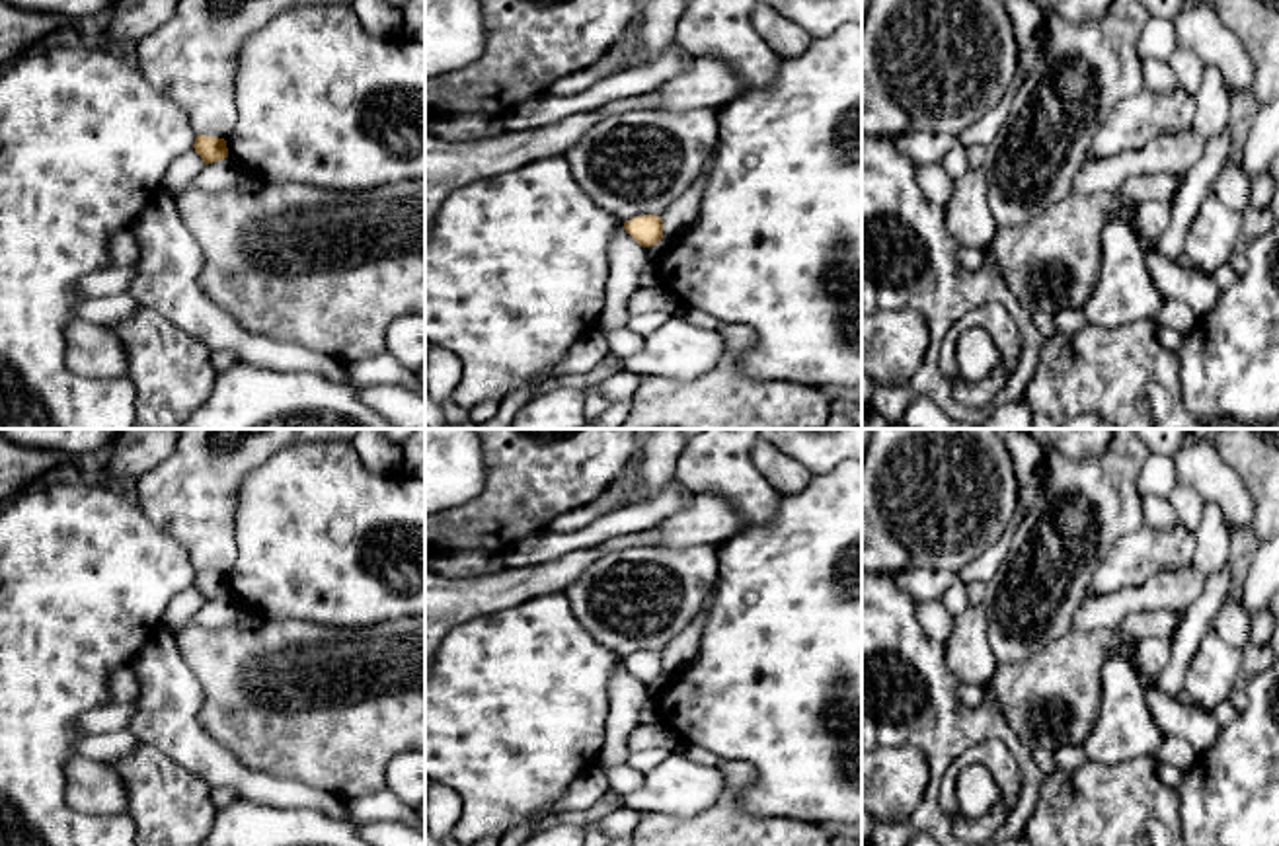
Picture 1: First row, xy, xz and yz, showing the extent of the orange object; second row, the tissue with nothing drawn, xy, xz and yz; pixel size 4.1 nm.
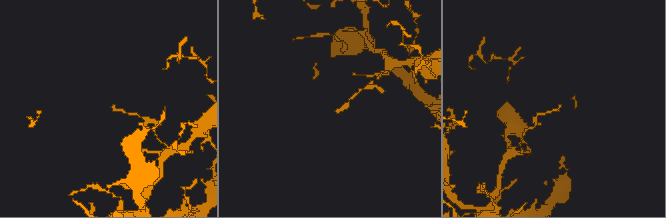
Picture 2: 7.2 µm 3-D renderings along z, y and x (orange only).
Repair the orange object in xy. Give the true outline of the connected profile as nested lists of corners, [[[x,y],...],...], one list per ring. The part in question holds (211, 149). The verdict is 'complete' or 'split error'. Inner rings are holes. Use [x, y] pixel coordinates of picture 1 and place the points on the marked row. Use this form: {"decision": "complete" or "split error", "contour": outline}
{"decision": "complete", "contour": [[[197,135],[193,148],[205,166],[228,158],[226,140],[218,136]]]}

